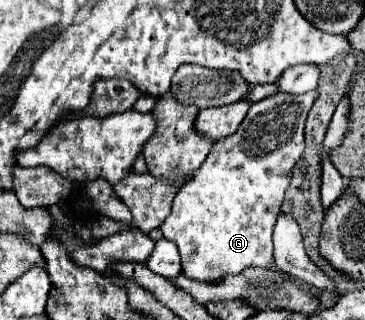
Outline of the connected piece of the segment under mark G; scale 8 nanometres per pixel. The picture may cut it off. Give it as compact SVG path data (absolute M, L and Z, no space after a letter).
M313 89L313 91L307 91L303 95L289 95L289 93L277 93L273 97L265 97L257 103L251 105L245 121L241 123L241 127L235 131L235 135L229 135L225 139L219 139L217 141L217 147L213 147L213 151L207 155L205 163L193 173L193 177L189 179L189 183L185 183L185 187L175 195L175 201L173 201L173 209L171 209L171 215L163 221L161 225L161 231L163 231L163 237L173 241L177 247L179 247L179 253L181 253L181 265L183 265L183 273L189 275L189 279L197 279L197 281L213 281L213 279L221 279L225 277L227 273L241 273L245 267L253 265L253 267L263 267L263 269L277 269L275 263L273 263L273 243L271 243L271 233L273 233L273 225L277 223L277 217L281 215L281 205L283 205L283 199L285 199L285 191L291 183L291 177L293 177L293 169L297 167L297 163L301 161L303 157L303 151L305 151L305 135L303 135L303 129L305 129L305 119L317 99L319 91Z

